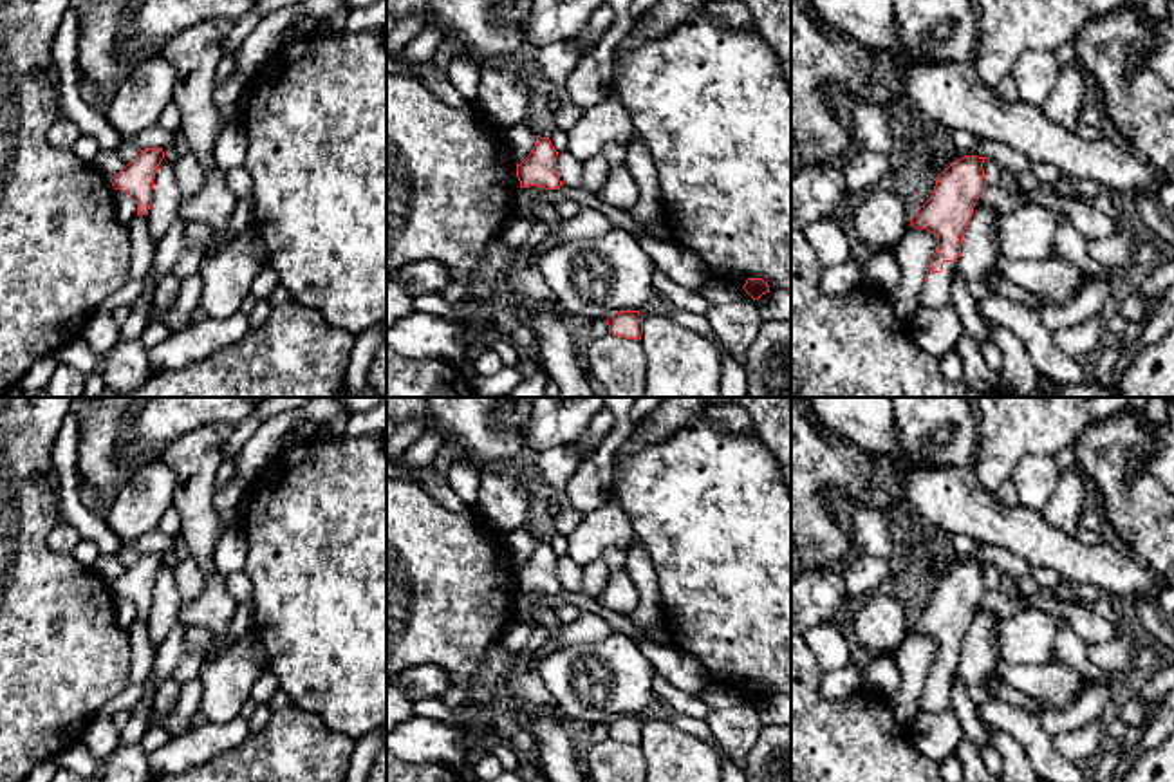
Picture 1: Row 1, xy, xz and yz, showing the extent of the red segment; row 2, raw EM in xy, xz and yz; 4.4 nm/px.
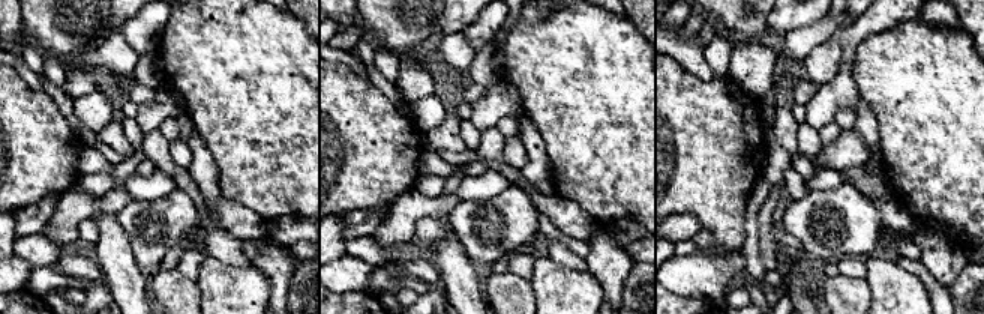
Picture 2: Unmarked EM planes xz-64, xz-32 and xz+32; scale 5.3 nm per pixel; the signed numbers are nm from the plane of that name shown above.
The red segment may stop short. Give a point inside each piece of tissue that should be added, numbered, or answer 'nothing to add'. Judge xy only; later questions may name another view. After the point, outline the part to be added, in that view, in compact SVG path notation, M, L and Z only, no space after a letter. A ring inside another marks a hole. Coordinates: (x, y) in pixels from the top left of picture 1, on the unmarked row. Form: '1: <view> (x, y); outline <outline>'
nothing to add

